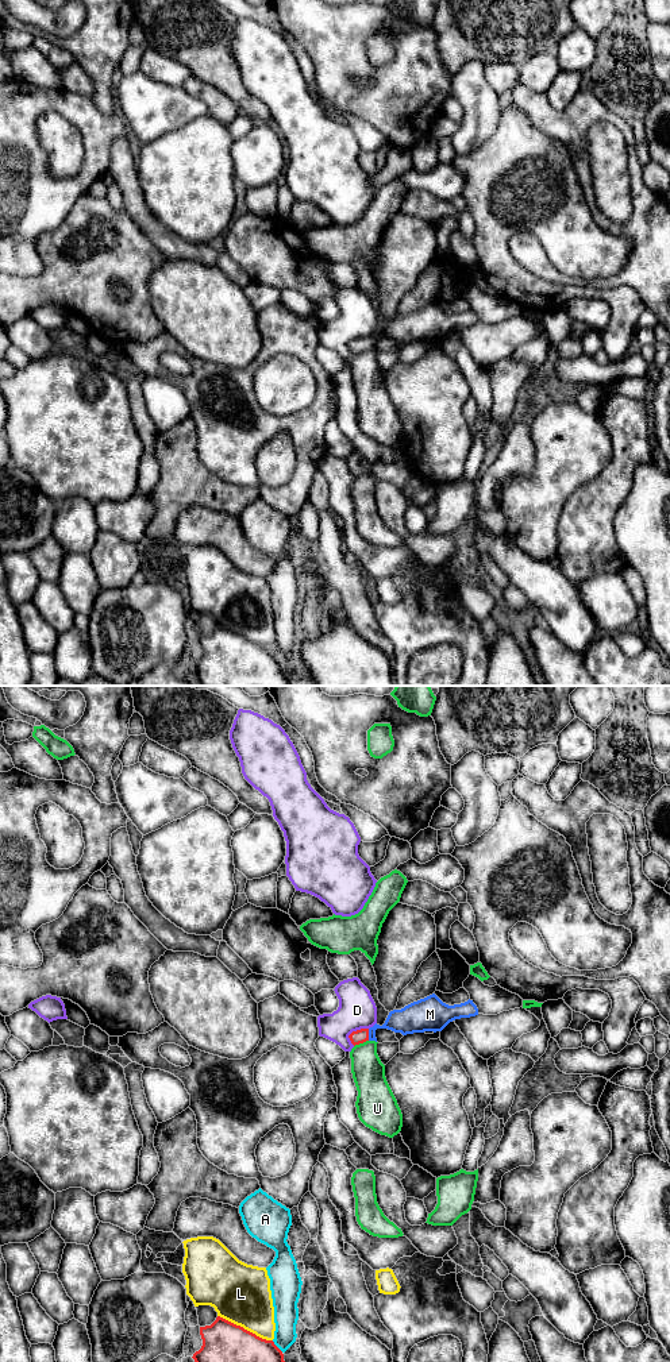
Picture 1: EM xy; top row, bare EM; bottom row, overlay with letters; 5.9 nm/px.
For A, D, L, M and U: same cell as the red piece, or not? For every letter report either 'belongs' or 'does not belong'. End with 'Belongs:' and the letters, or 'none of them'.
A: does not belong
D: does not belong
L: does not belong
M: belongs
U: does not belong
Belongs: M

